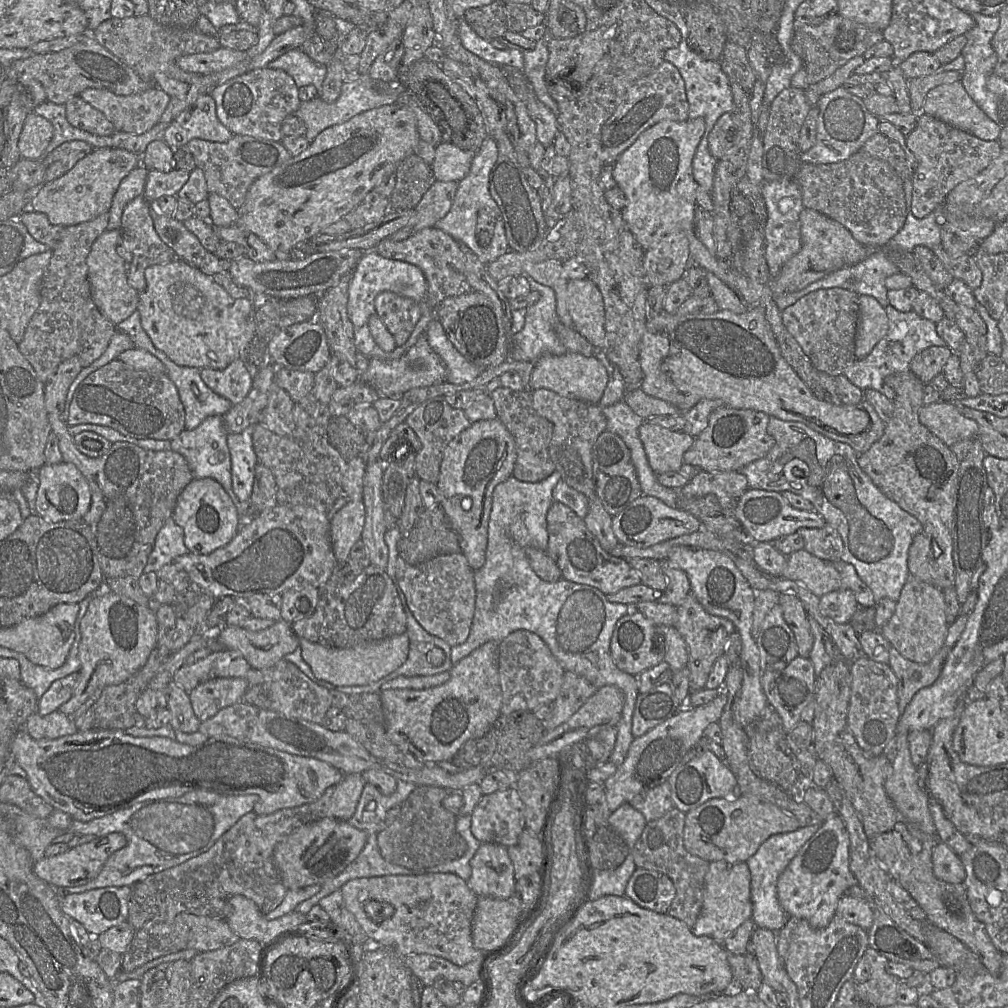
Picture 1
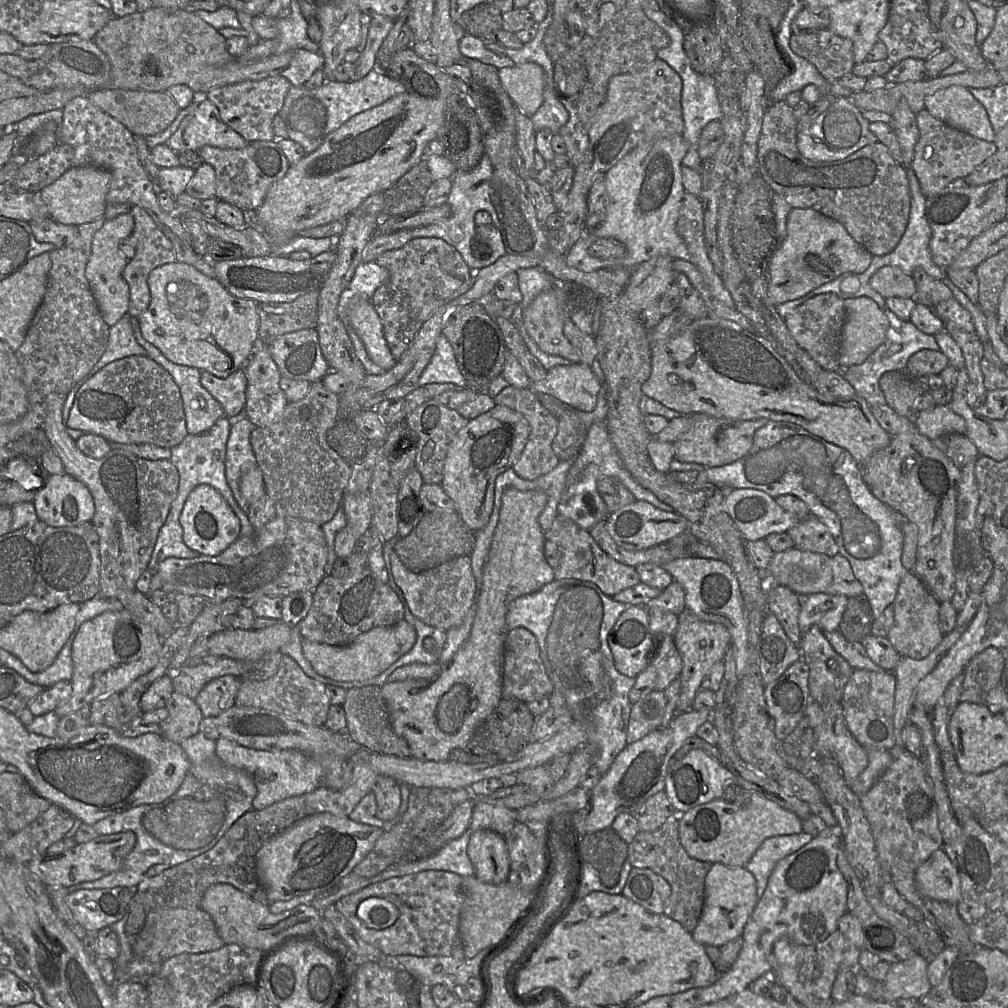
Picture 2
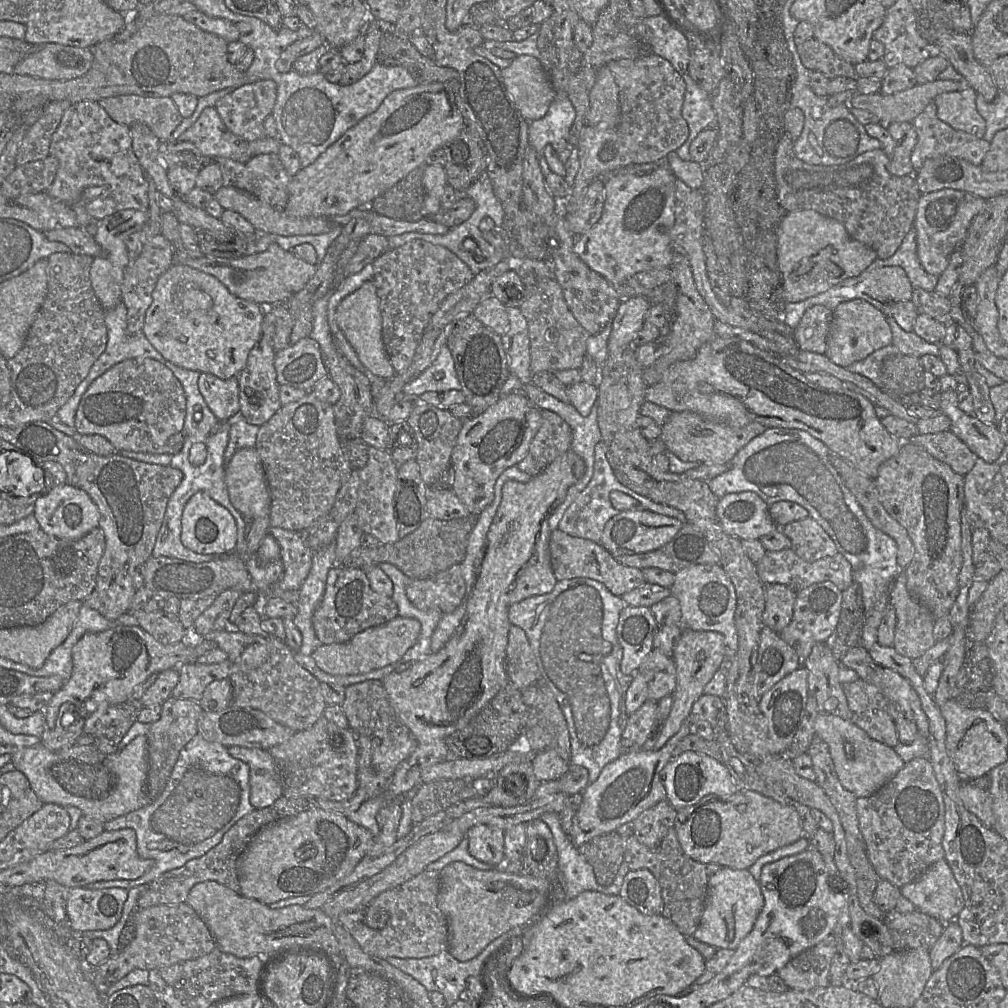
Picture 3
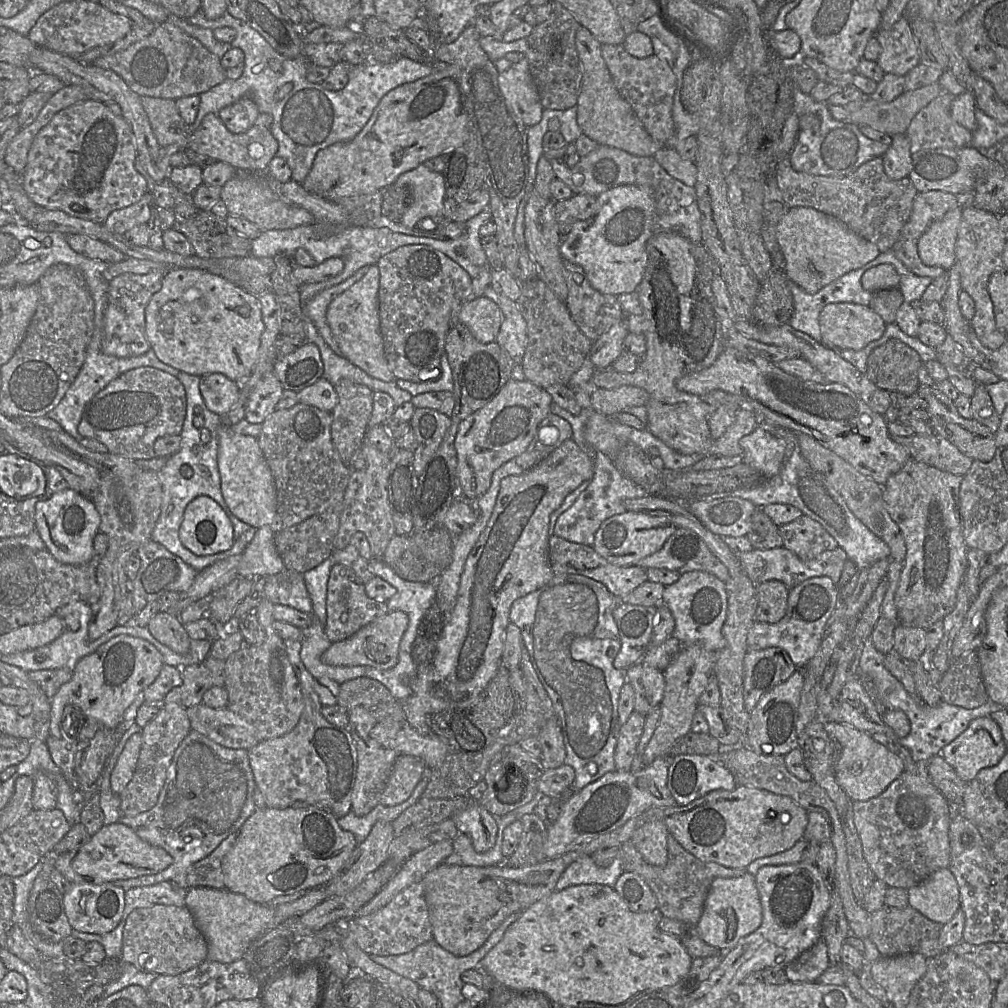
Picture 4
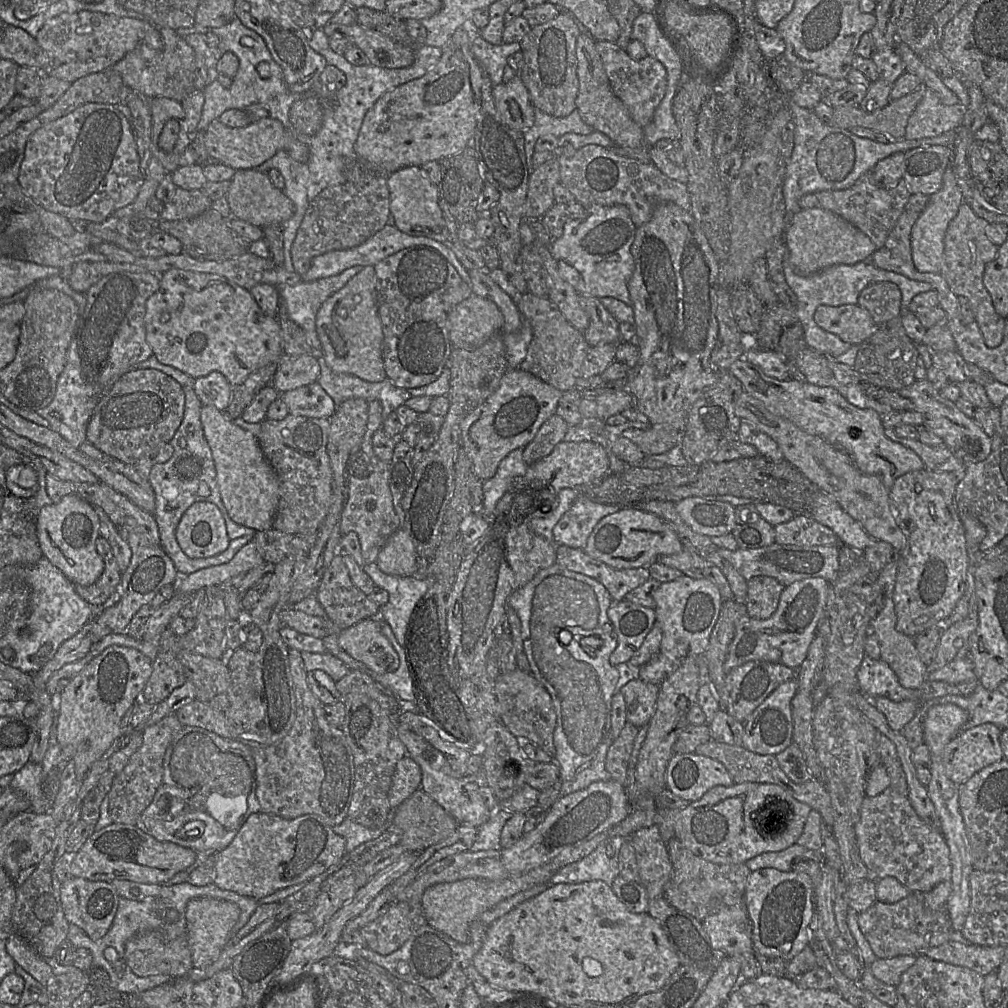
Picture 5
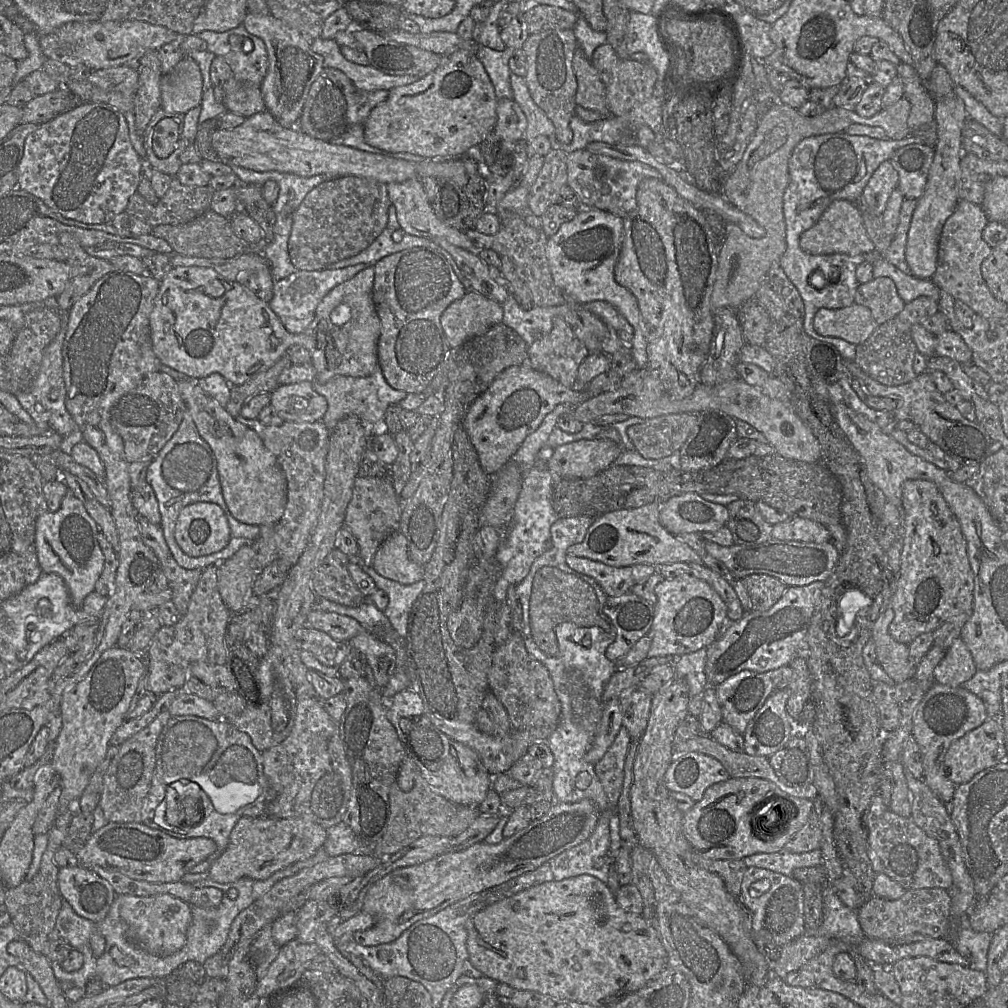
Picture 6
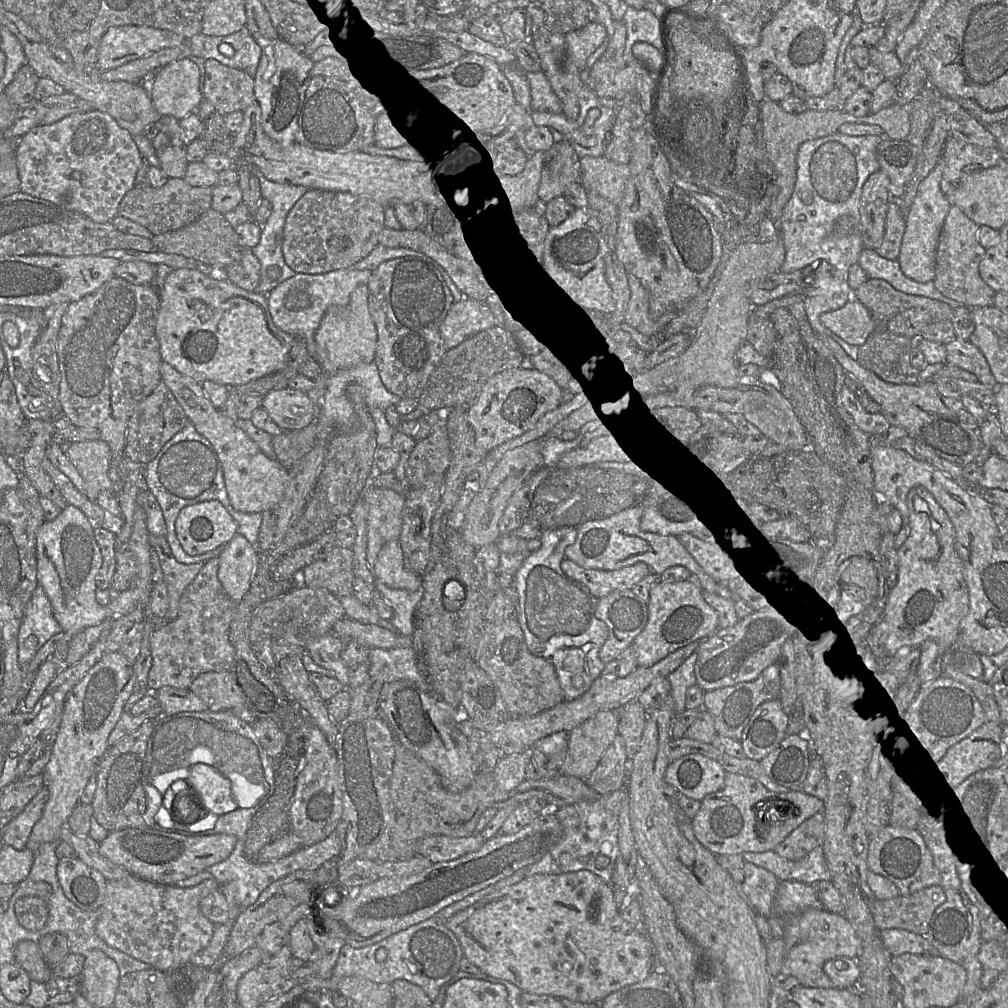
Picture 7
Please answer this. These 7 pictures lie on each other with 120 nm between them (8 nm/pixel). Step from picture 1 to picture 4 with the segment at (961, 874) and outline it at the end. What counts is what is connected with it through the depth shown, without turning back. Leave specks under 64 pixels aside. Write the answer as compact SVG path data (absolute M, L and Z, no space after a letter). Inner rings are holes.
M949 868L933 872L926 880L907 890L908 905L942 925L960 908L960 892Z

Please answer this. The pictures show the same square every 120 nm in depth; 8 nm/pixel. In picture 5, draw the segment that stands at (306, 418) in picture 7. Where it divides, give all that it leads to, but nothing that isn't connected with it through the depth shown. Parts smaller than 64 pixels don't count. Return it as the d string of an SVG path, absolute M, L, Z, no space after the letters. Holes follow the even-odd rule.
M317 381L280 393L278 398L287 405L289 414L294 416L330 419L337 408L333 399Z

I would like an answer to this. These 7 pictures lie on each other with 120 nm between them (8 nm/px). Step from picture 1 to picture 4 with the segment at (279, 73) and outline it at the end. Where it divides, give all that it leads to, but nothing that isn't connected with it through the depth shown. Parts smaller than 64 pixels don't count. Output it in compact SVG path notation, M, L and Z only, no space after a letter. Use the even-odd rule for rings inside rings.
M242 97L218 112L218 116L226 128L234 134L244 133L249 130L259 114L257 105L248 97Z

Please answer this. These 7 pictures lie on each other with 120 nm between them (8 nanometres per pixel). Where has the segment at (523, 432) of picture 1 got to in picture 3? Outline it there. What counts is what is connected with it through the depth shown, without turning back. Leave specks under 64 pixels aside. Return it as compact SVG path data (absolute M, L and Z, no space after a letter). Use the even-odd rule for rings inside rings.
M540 409L541 426L533 437L527 455L516 466L530 476L542 472L558 456L570 449L572 430L556 413Z

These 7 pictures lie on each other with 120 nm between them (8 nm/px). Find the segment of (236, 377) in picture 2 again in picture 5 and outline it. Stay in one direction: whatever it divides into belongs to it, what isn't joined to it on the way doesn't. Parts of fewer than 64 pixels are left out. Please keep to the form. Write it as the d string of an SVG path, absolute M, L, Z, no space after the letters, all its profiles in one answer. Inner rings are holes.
M218 371L197 378L193 386L203 405L213 405L222 412L229 406L233 388L228 379Z

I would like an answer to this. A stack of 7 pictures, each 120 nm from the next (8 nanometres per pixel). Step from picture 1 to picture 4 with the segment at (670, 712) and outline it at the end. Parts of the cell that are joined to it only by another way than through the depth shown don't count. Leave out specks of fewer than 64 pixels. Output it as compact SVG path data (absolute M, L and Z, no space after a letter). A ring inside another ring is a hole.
M633 712L629 719L620 727L618 741L614 753L617 771L630 771L645 725L646 716Z

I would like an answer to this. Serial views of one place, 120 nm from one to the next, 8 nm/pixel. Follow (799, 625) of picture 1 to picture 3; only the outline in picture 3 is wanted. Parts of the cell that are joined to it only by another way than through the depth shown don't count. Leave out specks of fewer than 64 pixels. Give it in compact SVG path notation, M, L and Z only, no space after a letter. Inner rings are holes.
M781 584L765 586L764 626L780 633L787 627L793 617L796 594L789 587Z

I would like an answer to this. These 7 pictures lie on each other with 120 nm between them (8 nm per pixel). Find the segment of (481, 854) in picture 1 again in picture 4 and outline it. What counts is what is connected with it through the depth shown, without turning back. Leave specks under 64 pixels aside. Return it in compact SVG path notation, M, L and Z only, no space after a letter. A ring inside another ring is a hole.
M474 803L456 813L453 817L459 833L470 837L478 853L489 851L496 842L498 824L496 817Z

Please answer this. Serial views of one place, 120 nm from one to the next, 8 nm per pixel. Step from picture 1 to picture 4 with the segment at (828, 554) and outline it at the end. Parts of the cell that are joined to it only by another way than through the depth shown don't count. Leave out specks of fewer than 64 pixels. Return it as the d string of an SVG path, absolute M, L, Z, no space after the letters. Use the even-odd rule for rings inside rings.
M805 515L779 527L783 547L802 560L811 560L838 545L829 533L816 521Z

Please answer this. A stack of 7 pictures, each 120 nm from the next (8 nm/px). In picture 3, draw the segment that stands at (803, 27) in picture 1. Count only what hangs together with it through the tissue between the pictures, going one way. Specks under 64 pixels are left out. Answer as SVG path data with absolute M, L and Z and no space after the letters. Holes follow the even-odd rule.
M812 37L796 46L803 65L811 71L818 71L829 79L846 77L856 79L854 65L835 54L831 47Z

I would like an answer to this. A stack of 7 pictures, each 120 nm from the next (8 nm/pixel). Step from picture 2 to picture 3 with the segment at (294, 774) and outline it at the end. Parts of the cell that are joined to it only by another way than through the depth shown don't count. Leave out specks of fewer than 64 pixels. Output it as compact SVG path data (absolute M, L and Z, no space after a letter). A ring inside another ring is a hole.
M227 747L231 756L245 762L250 769L250 803L255 809L272 805L283 794L280 766L268 750Z

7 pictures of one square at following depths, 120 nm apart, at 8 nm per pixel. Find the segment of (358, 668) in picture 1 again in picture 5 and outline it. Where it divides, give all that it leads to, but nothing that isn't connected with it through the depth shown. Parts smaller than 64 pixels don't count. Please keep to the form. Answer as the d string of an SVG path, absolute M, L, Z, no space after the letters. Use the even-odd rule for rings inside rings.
M380 617L367 618L339 631L338 644L353 659L377 674L385 674L399 667L399 657L381 632L380 623Z

